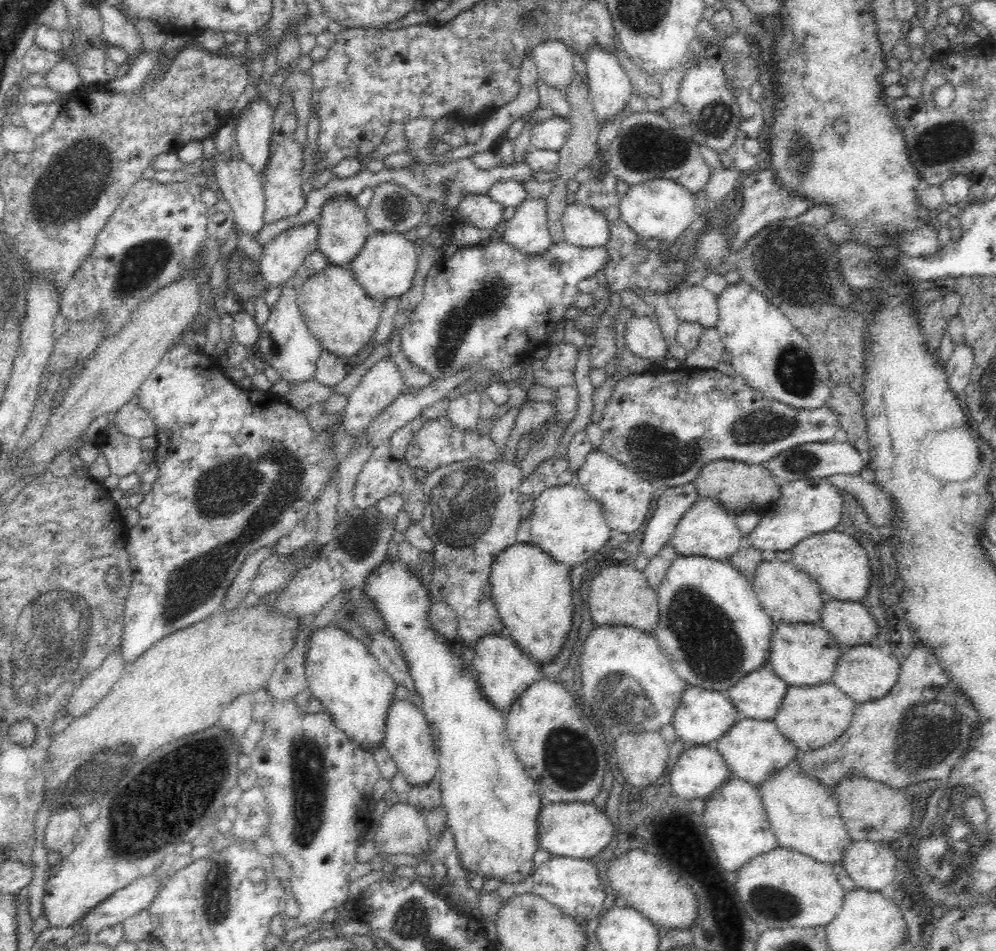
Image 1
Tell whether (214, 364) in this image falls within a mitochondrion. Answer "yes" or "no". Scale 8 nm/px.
no

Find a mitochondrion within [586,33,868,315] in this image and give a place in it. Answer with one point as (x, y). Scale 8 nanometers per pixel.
(788, 261)

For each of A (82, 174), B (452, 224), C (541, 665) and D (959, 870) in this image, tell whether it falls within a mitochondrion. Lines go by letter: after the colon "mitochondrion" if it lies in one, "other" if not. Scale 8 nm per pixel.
A: mitochondrion
B: other
C: other
D: other

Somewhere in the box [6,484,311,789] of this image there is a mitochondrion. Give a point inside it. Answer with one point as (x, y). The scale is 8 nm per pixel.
(51, 630)

